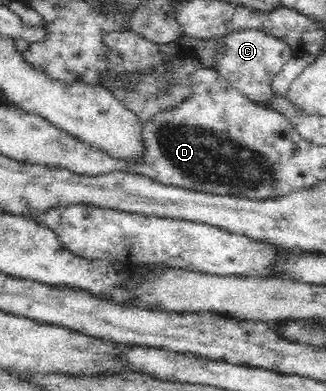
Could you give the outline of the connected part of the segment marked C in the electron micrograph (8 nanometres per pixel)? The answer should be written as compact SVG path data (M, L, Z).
M256 29L236 31L227 37L222 37L221 40L225 42L227 51L218 62L220 65L217 68L218 74L228 80L236 90L250 99L252 103L260 107L272 108L274 102L271 100L275 95L275 92L272 91L272 80L294 56L290 45L282 39Z

